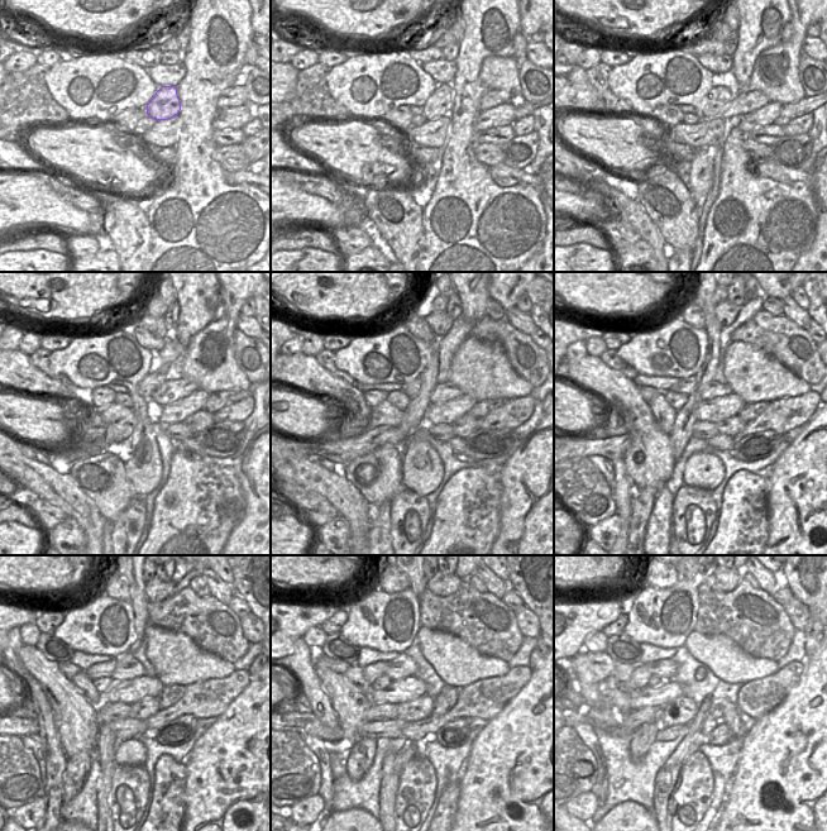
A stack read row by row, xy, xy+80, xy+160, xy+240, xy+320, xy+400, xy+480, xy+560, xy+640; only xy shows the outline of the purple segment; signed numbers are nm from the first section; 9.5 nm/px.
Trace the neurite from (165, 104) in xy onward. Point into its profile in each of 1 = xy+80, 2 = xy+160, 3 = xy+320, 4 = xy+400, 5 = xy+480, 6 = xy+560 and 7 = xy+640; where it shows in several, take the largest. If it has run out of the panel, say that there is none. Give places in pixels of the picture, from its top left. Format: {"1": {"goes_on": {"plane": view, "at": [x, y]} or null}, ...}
{"1": {"goes_on": {"plane": "xy+80", "at": [440, 103]}}, "2": {"goes_on": {"plane": "xy+160", "at": [718, 98]}}, "3": {"goes_on": {"plane": "xy+320", "at": [412, 387]}}, "4": {"goes_on": {"plane": "xy+400", "at": [687, 386]}}, "5": {"goes_on": {"plane": "xy+480", "at": [105, 669]}}, "6": {"goes_on": {"plane": "xy+560", "at": [372, 672]}}, "7": {"goes_on": {"plane": "xy+640", "at": [640, 677]}}}

